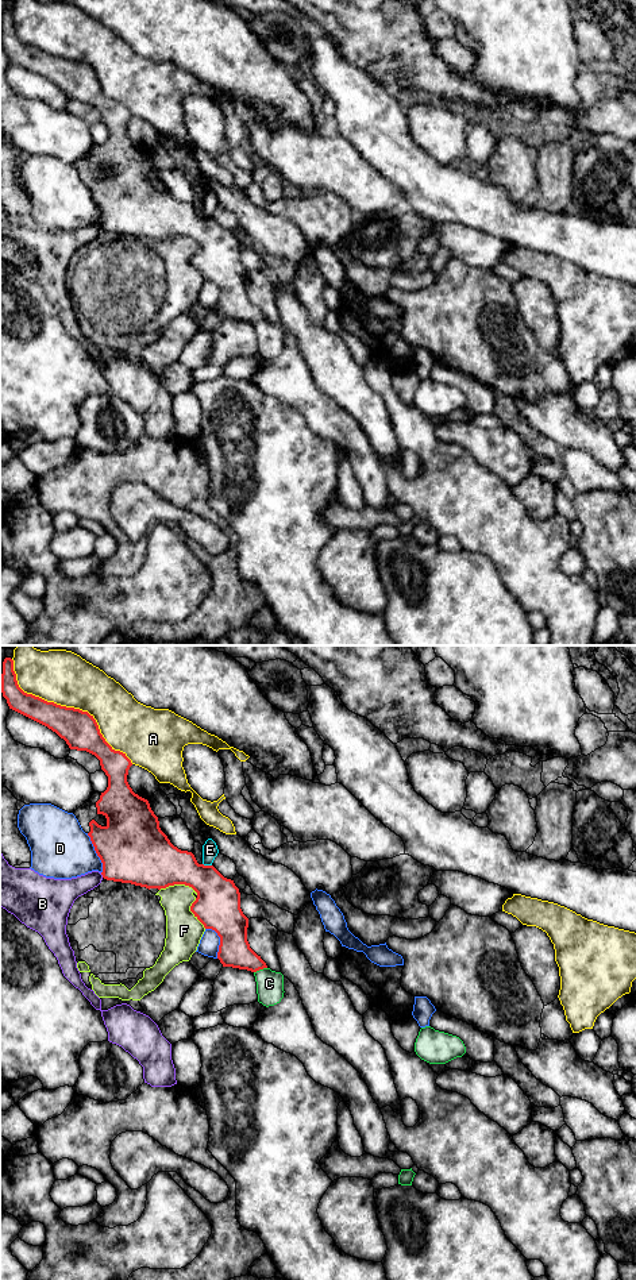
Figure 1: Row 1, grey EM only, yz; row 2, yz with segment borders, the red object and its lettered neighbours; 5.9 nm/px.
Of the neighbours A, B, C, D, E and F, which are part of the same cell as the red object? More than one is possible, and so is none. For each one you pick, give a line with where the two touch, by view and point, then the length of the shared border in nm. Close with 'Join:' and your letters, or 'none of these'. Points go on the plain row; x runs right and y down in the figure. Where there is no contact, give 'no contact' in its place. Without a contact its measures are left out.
Join: none of these

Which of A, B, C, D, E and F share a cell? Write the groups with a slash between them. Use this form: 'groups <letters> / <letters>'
groups A / B / C / D / E / F

